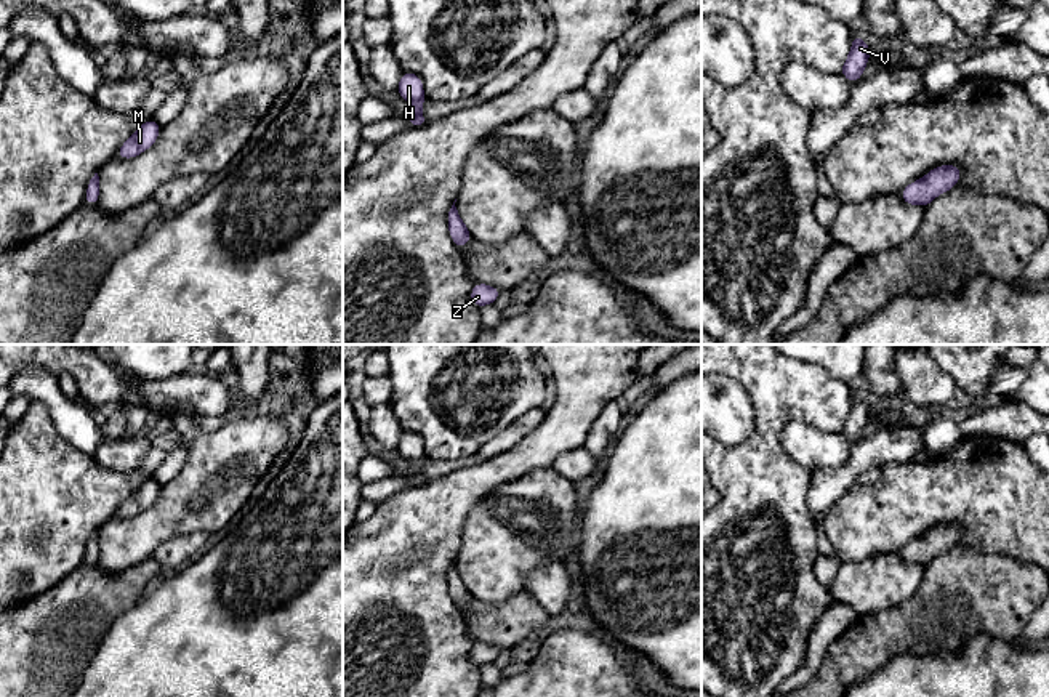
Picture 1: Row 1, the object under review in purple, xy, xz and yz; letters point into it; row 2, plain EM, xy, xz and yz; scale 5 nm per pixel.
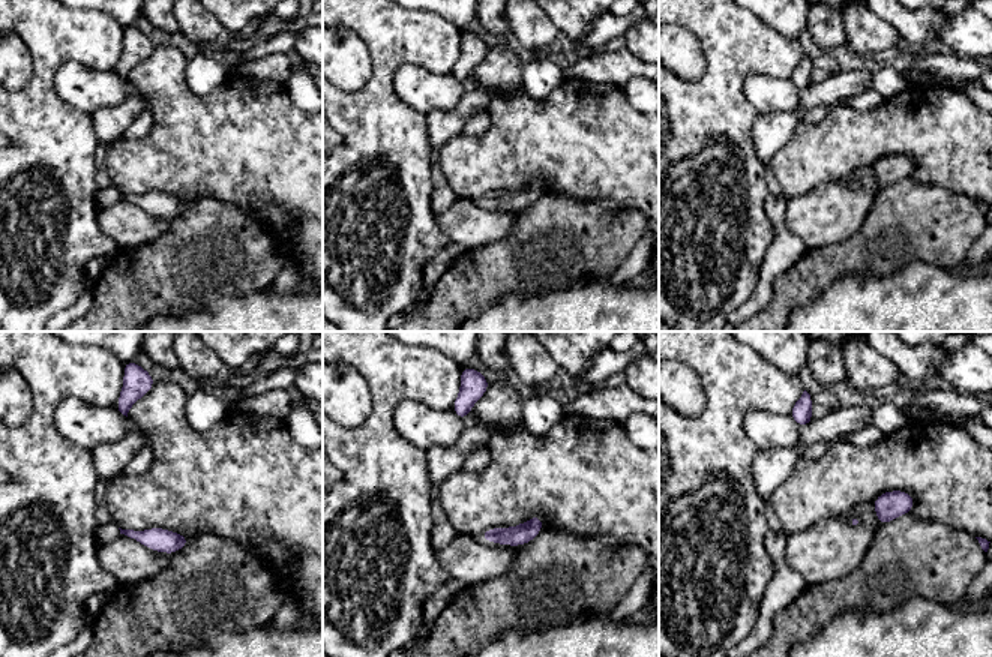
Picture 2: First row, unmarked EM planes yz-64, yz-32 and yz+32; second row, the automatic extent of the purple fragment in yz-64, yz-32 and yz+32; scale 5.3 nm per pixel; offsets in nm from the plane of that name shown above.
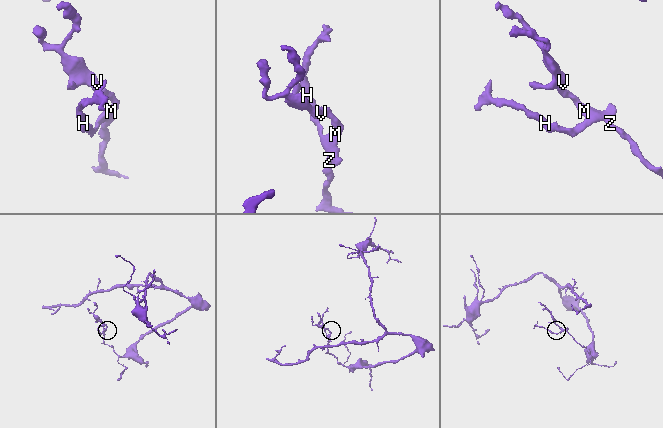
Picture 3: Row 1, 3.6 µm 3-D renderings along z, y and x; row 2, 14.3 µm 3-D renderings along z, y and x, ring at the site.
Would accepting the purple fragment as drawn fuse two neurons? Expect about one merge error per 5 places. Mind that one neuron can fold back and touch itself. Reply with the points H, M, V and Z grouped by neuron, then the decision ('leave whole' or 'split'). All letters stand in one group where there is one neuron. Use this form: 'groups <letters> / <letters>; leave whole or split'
groups H M V Z; leave whole

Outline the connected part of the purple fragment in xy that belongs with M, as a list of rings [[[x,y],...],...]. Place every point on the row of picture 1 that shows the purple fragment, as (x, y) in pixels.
[[[147,119],[119,149],[115,159],[133,159],[149,149],[160,135],[160,125]]]

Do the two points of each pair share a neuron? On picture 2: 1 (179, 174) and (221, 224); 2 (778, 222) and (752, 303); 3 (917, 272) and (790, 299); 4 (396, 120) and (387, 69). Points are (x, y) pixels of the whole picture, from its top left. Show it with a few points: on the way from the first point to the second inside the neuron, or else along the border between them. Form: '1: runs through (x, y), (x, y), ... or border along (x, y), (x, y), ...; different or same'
1: border along (191, 203), (200, 198), (218, 198), (234, 206); different
2: runs through (779, 242), (779, 258), (770, 269), (764, 284); same
3: border along (856, 275), (836, 278), (818, 296), (794, 309); different
4: runs through (384, 108), (384, 81); same

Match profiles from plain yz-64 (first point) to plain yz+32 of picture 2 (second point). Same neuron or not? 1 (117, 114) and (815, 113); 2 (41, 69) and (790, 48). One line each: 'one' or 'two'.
1: two
2: one

